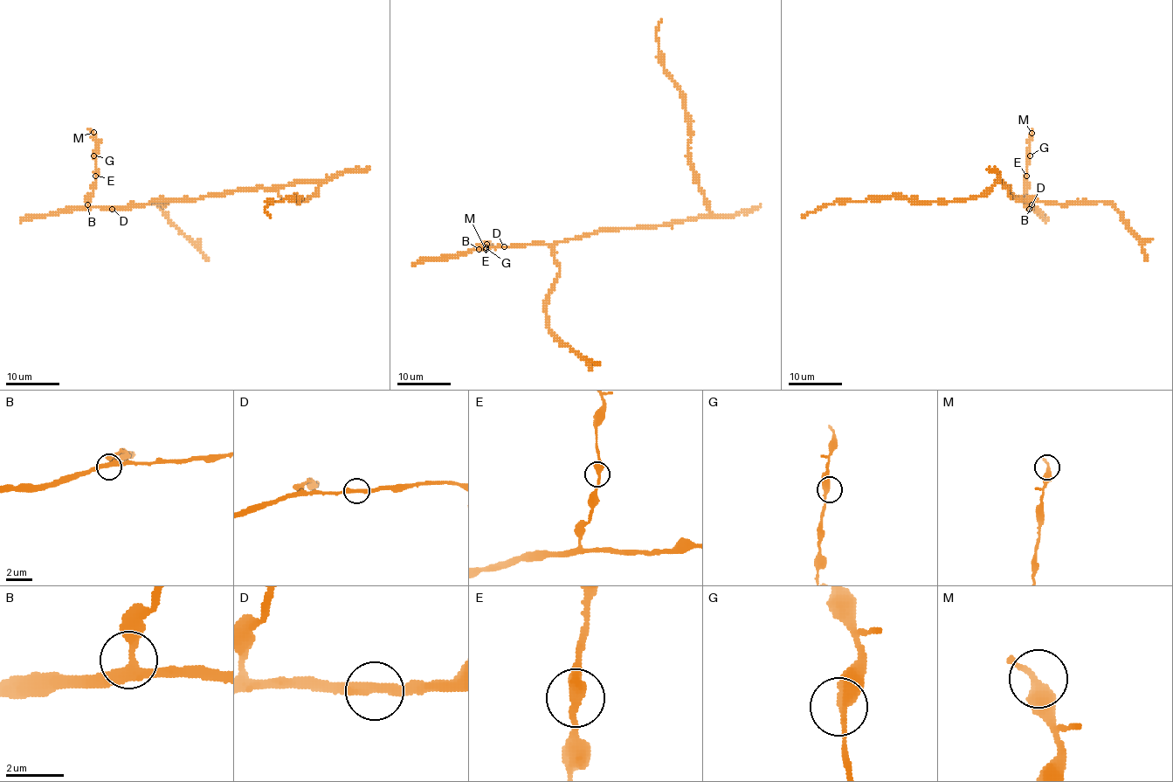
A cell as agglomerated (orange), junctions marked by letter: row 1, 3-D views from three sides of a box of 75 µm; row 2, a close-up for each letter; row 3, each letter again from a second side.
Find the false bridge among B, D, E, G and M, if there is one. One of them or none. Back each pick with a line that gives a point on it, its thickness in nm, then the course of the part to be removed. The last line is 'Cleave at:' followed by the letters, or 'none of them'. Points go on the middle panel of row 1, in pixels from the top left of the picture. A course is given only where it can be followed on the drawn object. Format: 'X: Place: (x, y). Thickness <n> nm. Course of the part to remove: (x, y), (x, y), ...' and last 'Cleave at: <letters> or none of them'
Cleave at: none of them

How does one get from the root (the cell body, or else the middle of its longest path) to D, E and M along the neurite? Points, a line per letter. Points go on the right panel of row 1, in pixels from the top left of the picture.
D: (1009, 189), (1016, 198), (1024, 199), (1029, 209)
E: (1009, 189), (1016, 198), (1024, 199), (1030, 207), (1029, 198), (1024, 194), (1026, 176)
M: (1009, 189), (1016, 198), (1024, 199), (1030, 207), (1029, 198), (1024, 194), (1024, 182), (1031, 133)

